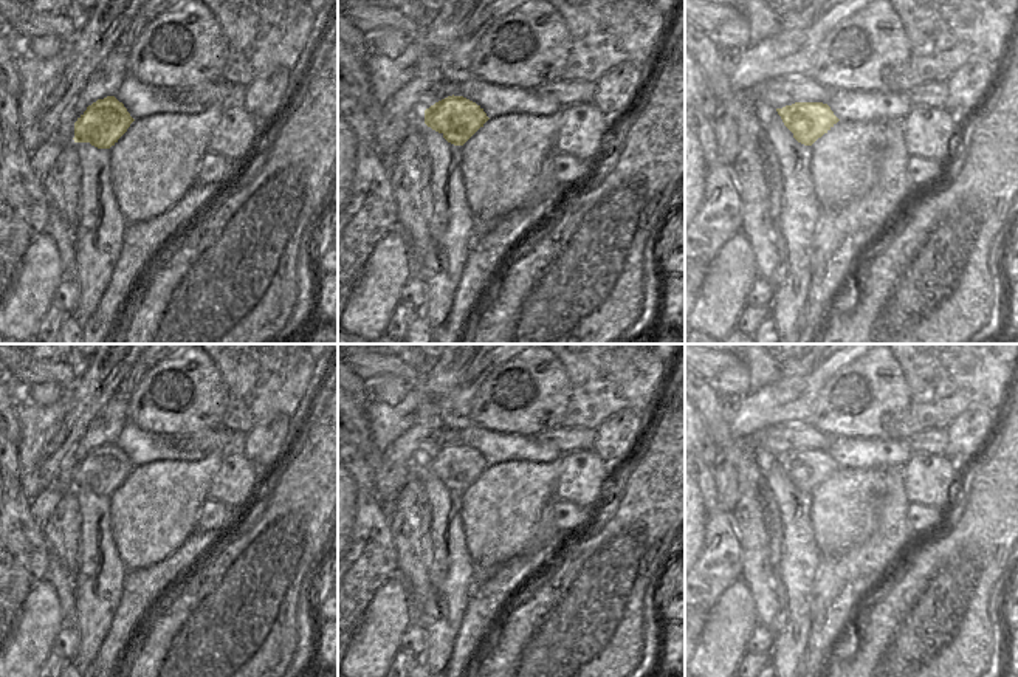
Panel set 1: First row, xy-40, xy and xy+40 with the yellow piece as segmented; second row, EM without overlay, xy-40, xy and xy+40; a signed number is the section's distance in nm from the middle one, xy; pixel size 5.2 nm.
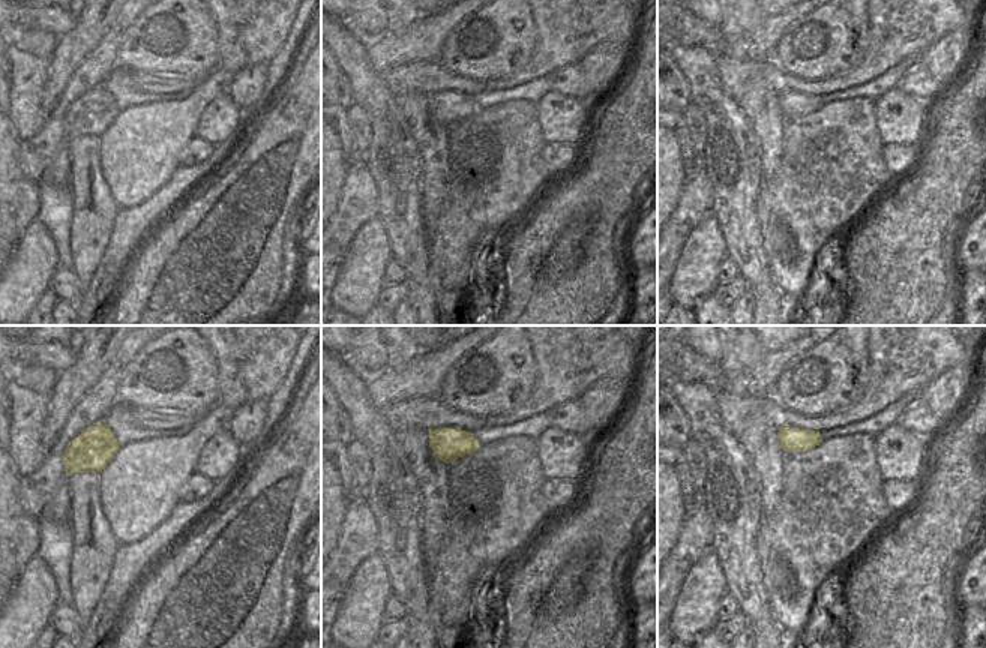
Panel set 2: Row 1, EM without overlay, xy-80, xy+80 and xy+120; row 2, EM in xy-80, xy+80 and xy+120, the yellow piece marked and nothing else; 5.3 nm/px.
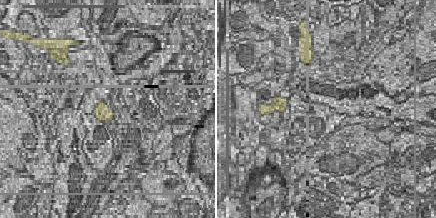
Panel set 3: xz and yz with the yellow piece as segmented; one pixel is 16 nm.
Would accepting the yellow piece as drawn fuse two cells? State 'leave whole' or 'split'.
split

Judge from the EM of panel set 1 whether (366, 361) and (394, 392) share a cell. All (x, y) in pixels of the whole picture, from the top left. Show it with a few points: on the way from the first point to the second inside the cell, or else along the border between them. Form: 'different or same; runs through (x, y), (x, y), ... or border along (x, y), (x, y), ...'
different; border along (366, 380), (380, 375), (397, 375), (411, 384)

